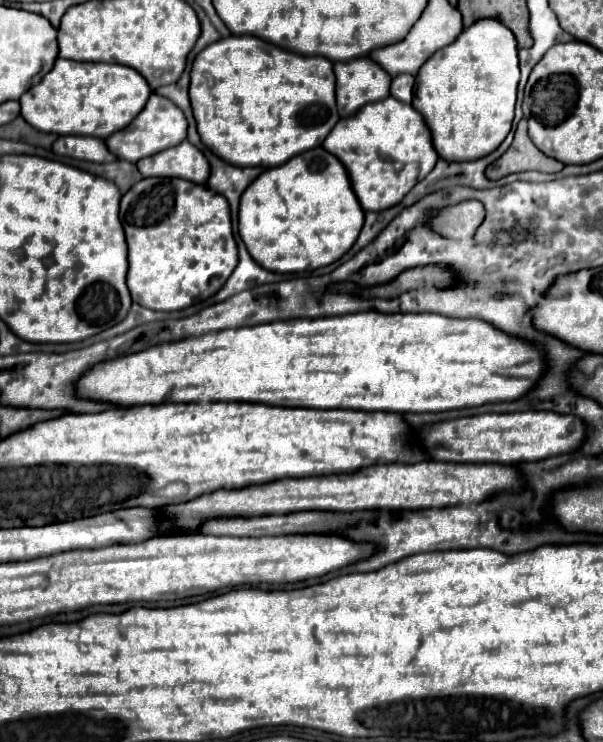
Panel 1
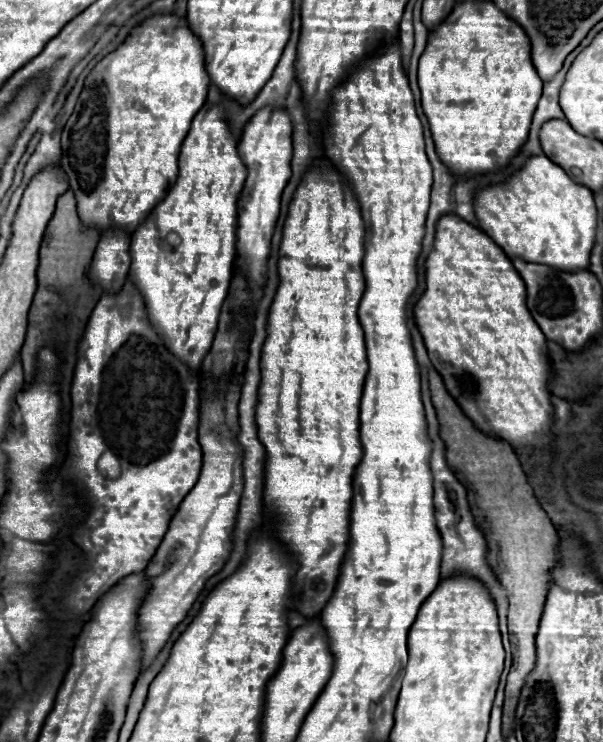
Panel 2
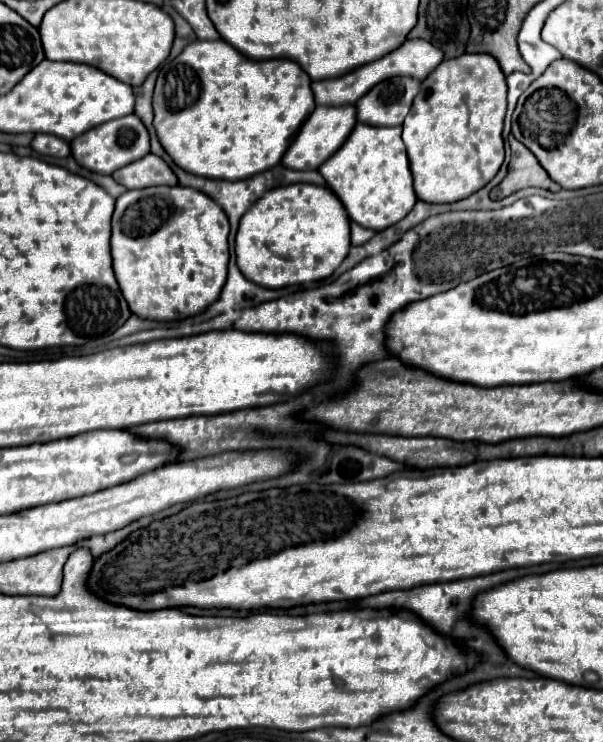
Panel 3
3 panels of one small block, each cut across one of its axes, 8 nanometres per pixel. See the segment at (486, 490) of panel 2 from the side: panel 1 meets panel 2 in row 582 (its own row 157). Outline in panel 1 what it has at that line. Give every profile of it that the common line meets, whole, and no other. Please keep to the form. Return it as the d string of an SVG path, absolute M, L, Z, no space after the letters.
M522 118L518 122L516 134L514 134L514 142L508 148L508 152L496 160L494 164L490 164L486 168L486 176L490 180L500 180L508 174L514 172L526 172L526 170L538 170L538 172L560 172L564 168L564 164L560 164L558 160L552 160L548 156L544 156L530 140L528 132L526 132L526 120Z

